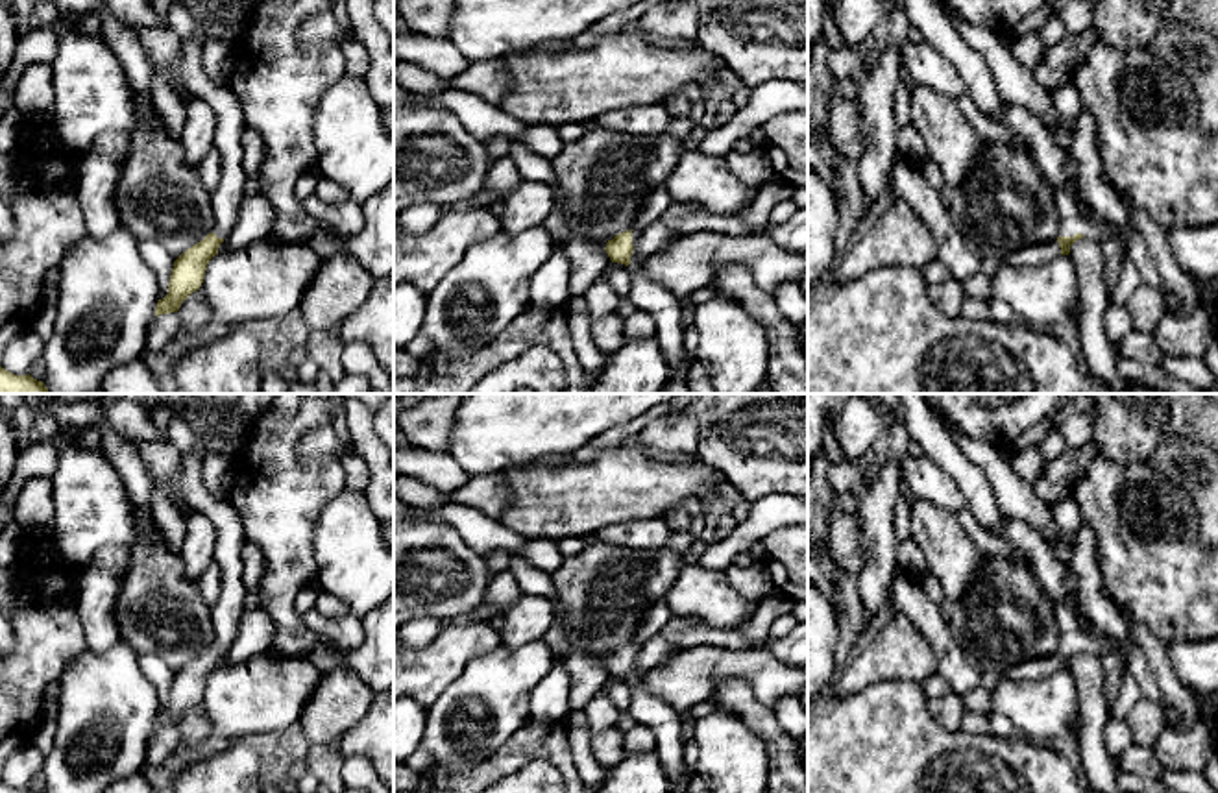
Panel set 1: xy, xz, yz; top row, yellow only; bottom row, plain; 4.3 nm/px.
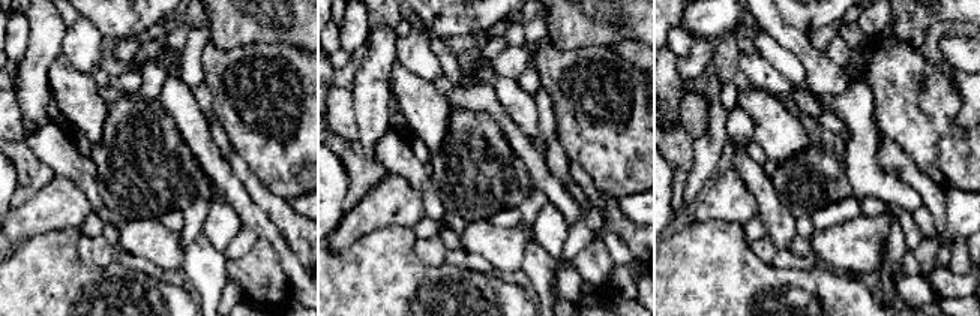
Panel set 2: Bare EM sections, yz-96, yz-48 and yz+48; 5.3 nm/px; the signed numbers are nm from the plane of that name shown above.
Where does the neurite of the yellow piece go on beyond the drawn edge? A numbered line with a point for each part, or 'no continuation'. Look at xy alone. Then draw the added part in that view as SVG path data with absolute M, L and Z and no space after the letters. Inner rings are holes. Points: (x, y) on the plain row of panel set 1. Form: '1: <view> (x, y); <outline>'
1: xy (228, 610); M242 412L233 418L222 416L211 425L209 431L205 431L201 442L190 453L181 455L181 462L183 462L181 499L194 510L194 514L205 516L216 531L214 560L222 569L222 592L216 603L213 604L213 623L214 623L213 647L218 653L227 651L229 643L238 632L240 619L244 616L244 603L246 603L248 592L242 582L244 566L242 566L240 555L246 545L246 540L244 540L242 523L235 506L227 499L218 499L211 495L203 486L200 473L201 473L201 460L205 457L205 438L209 434L235 438L235 436L244 436L246 431L248 431L248 416L244 416Z

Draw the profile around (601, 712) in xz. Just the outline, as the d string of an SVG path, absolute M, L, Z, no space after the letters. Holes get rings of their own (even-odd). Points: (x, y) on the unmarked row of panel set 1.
M603 691L588 702L584 712L591 734L617 726L619 714L621 714L615 702L610 699L610 695Z

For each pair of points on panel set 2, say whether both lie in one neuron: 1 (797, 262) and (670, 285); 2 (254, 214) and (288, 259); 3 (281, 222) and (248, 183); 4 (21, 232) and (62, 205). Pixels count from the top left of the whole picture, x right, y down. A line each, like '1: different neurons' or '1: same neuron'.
1: different neurons
2: same neuron
3: same neuron
4: same neuron

